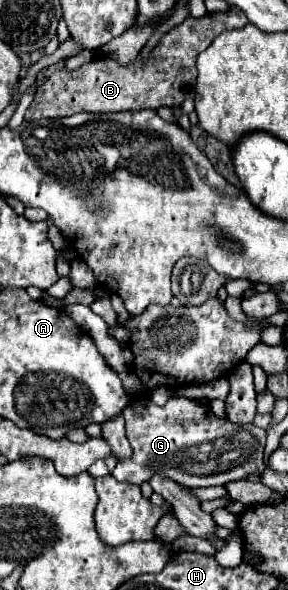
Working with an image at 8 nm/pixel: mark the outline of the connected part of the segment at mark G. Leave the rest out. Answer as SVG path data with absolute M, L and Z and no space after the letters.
M171 395L165 407L157 407L151 399L139 399L123 409L123 417L133 455L117 461L111 471L117 481L143 485L159 471L185 487L211 487L247 479L249 475L261 475L265 469L263 449L267 431L251 423L235 425L219 419L205 401Z

